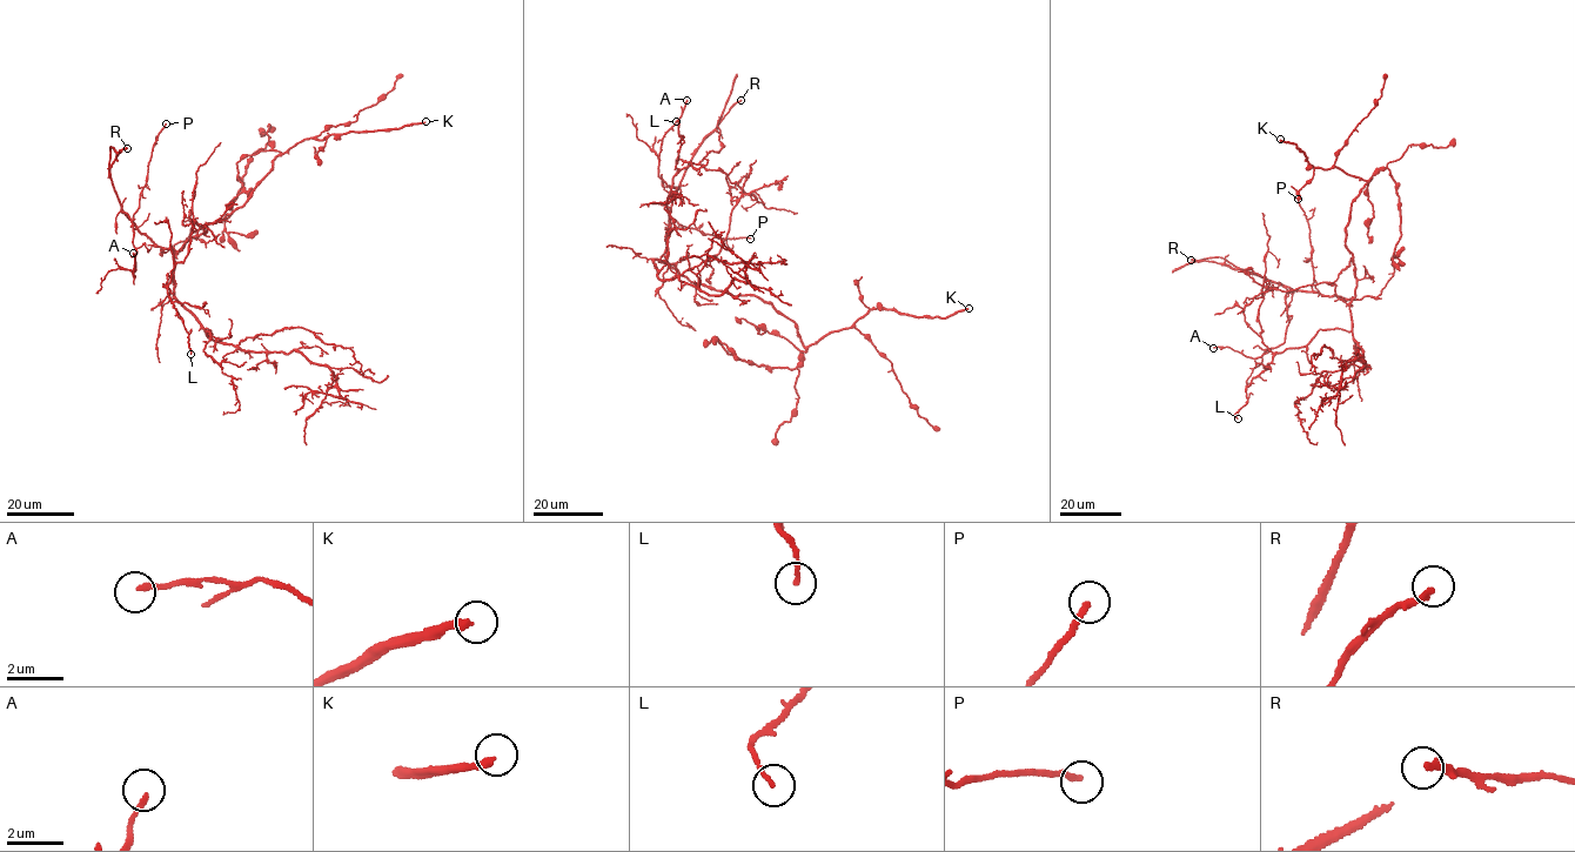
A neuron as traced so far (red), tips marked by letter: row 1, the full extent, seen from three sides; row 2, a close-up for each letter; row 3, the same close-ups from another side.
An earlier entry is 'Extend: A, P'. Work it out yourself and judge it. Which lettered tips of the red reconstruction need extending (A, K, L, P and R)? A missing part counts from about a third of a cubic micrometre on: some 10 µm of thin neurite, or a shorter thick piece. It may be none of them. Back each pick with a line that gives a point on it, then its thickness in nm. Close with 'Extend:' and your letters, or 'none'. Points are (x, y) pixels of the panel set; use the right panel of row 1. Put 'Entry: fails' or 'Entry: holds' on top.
Entry: fails
K: (1280, 139) | 260 nm
P: (1298, 199) | 200 nm
Extend: K, P

